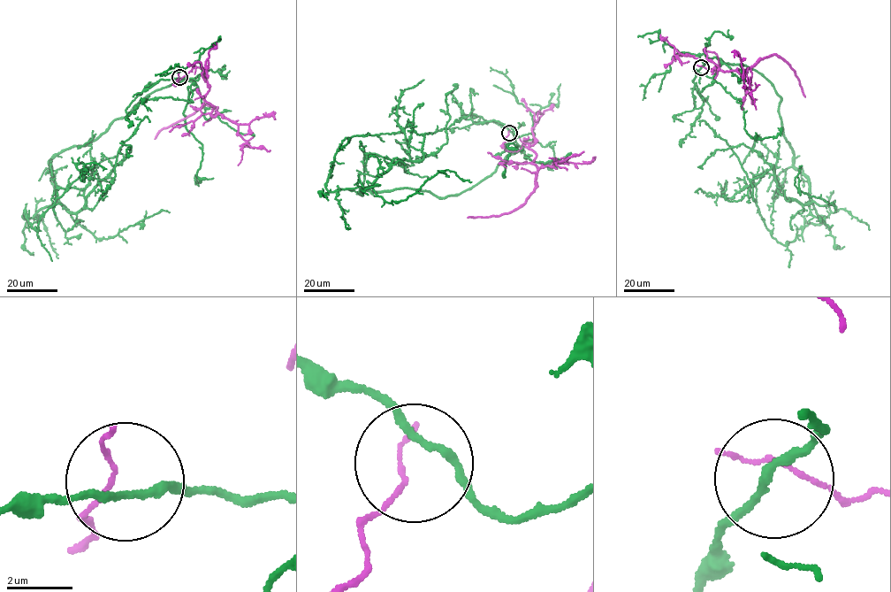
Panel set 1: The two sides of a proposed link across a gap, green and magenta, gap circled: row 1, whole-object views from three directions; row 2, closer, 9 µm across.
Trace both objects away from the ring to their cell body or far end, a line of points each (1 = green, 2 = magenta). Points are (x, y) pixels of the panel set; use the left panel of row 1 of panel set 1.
1: (179, 78), (203, 74), (151, 92), (50, 160), (56, 197), (84, 208), (148, 122)
2: (179, 76), (177, 85), (193, 67), (202, 70), (209, 89), (204, 99), (217, 114), (205, 104), (154, 139)

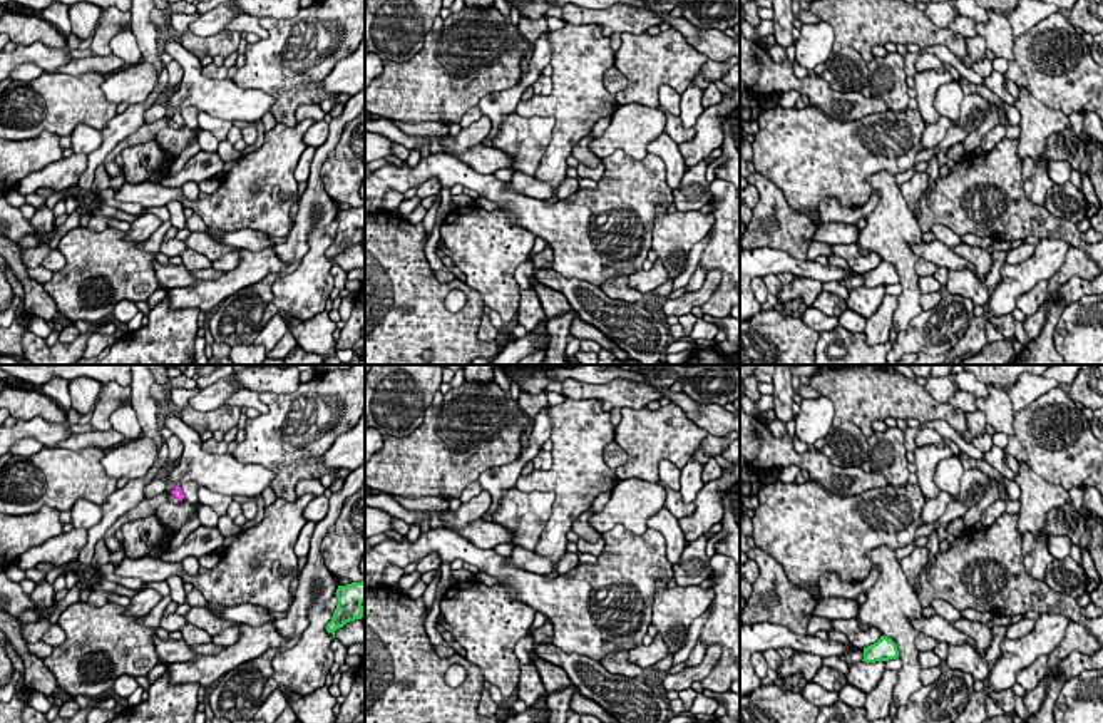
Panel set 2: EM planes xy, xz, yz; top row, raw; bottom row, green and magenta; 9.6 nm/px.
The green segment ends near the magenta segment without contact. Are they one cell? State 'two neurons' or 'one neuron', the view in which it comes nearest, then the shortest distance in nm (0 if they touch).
two neurons; view xy; gap 1700 nm

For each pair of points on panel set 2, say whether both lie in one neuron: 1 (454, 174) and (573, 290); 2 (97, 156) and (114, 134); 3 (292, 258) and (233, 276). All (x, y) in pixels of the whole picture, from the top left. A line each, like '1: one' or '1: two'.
1: two
2: one
3: two

